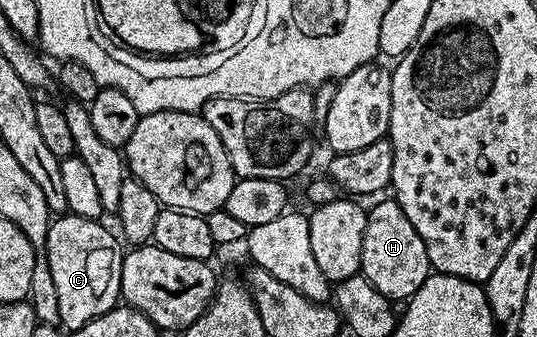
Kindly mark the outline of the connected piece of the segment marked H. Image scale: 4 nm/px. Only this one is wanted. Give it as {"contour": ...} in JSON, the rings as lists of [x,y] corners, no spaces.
{"contour":[[[379,199],[379,204],[374,209],[371,207],[366,214],[361,274],[366,276],[375,290],[386,296],[389,301],[406,302],[432,275],[428,250],[424,250],[424,238],[416,234],[416,226],[408,222],[408,214],[404,214],[397,200],[381,200]]]}

